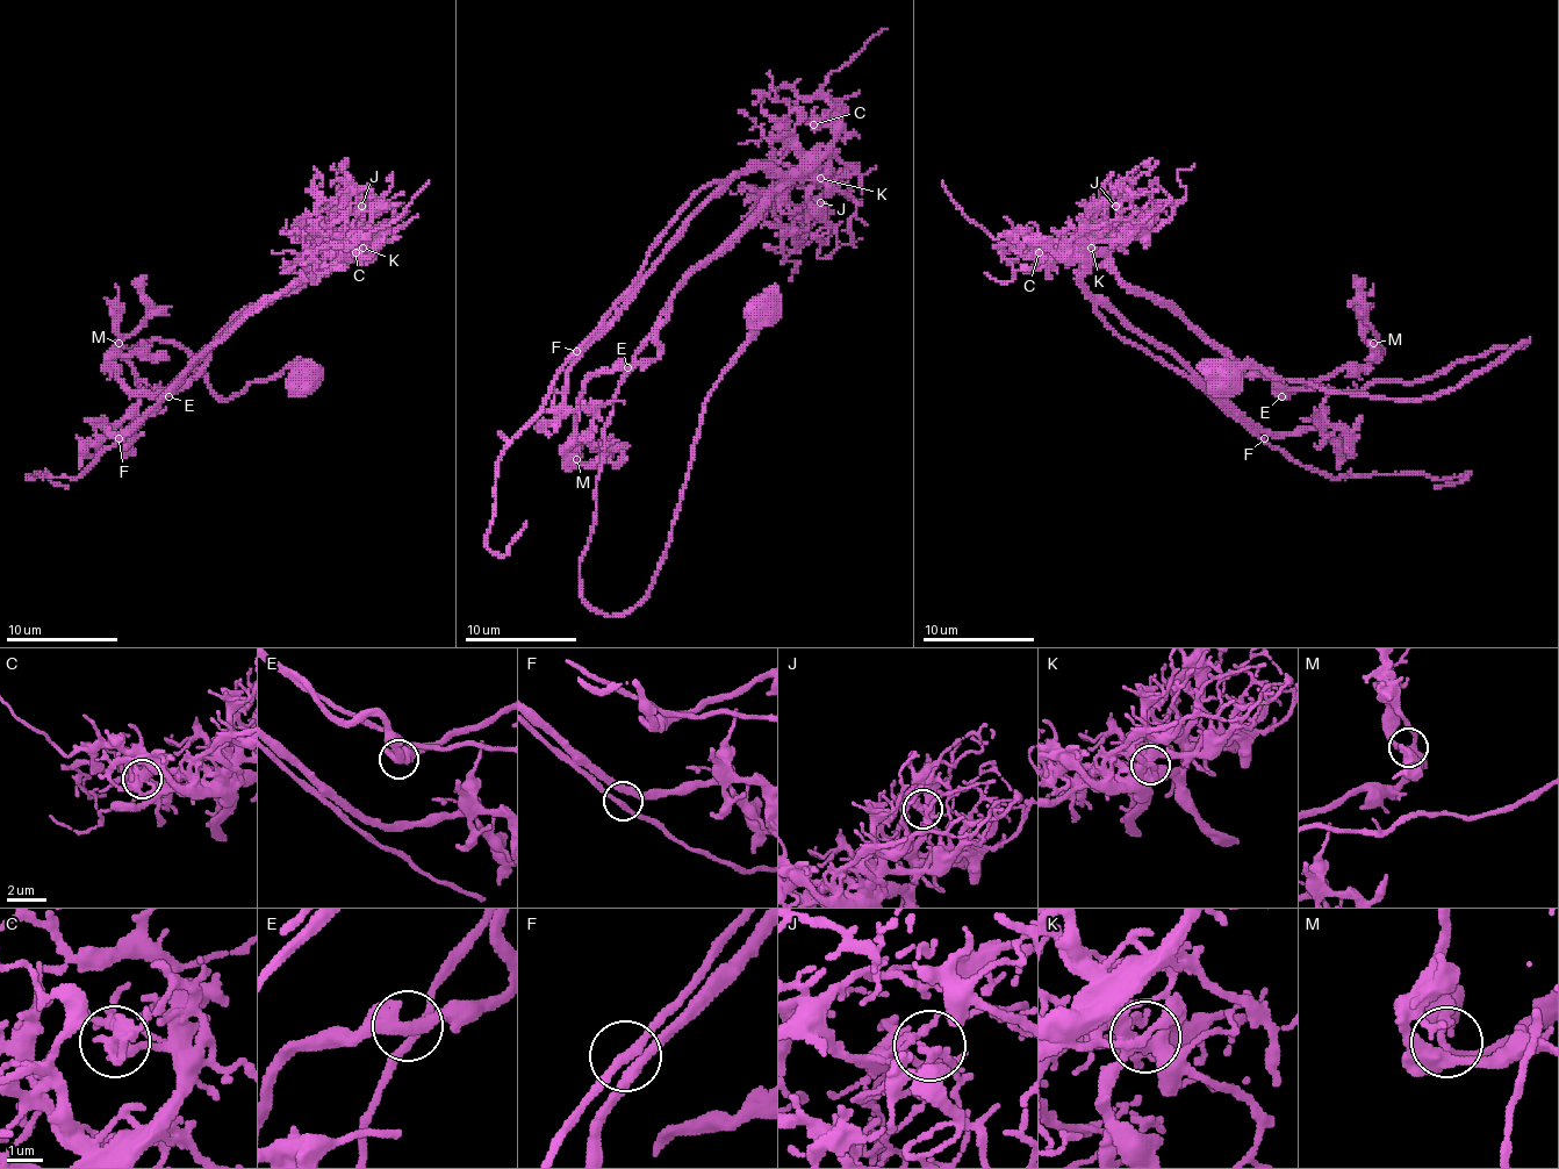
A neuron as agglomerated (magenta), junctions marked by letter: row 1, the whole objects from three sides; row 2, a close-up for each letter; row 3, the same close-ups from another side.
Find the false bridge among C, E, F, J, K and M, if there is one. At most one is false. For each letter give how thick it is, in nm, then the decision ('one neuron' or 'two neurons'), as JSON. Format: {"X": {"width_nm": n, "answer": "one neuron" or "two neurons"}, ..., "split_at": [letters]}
{"C": {"width_nm": 360, "answer": "one neuron"}, "E": {"width_nm": 400, "answer": "one neuron"}, "F": {"width_nm": 240, "answer": "one neuron"}, "J": {"width_nm": 150, "answer": "one neuron"}, "K": {"width_nm": 240, "answer": "two neurons"}, "M": {"width_nm": 260, "answer": "one neuron"}, "split_at": ["K"]}

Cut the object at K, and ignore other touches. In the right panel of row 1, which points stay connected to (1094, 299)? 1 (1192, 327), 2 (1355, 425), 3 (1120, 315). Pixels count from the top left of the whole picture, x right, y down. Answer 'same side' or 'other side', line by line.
1: other side
2: same side
3: same side

